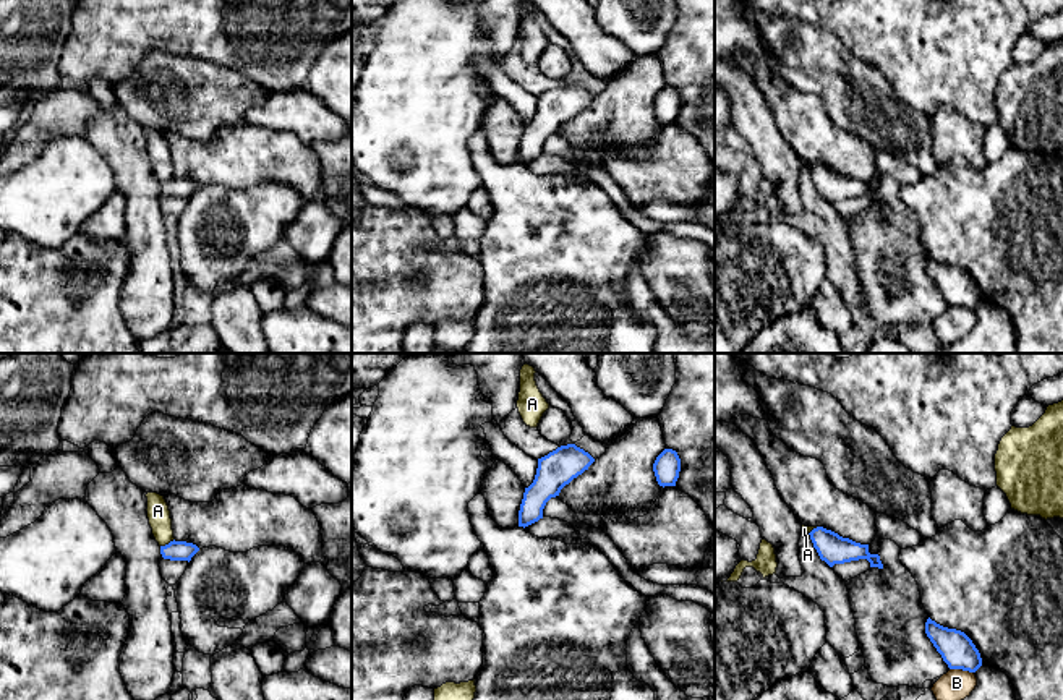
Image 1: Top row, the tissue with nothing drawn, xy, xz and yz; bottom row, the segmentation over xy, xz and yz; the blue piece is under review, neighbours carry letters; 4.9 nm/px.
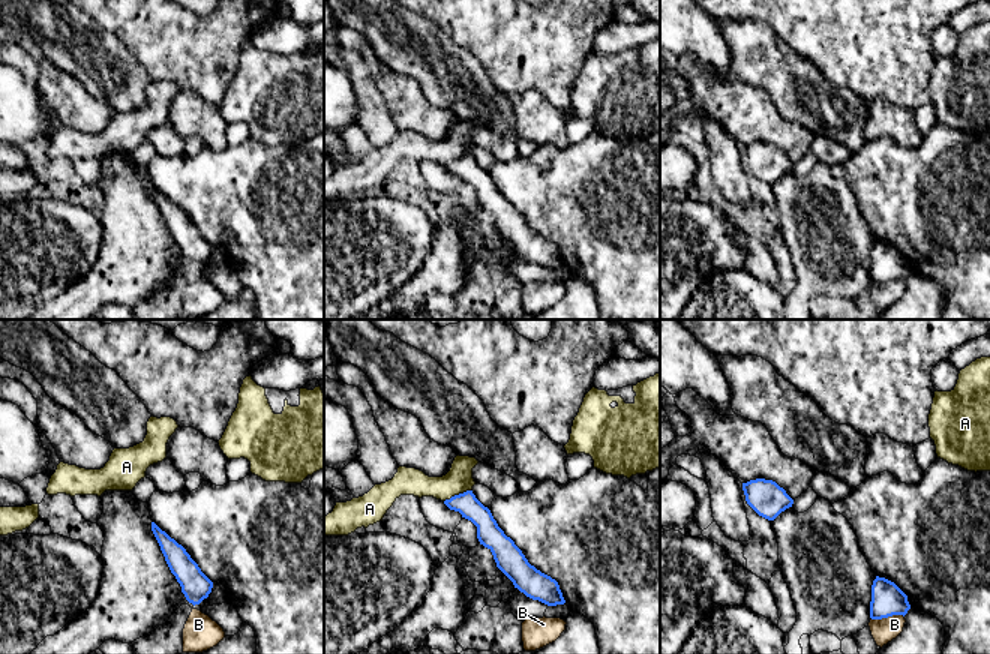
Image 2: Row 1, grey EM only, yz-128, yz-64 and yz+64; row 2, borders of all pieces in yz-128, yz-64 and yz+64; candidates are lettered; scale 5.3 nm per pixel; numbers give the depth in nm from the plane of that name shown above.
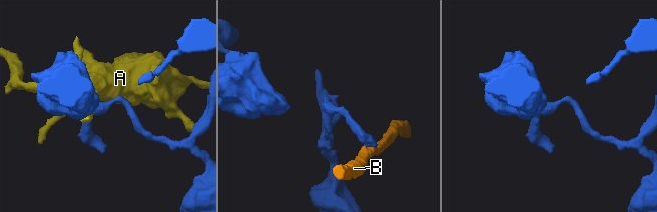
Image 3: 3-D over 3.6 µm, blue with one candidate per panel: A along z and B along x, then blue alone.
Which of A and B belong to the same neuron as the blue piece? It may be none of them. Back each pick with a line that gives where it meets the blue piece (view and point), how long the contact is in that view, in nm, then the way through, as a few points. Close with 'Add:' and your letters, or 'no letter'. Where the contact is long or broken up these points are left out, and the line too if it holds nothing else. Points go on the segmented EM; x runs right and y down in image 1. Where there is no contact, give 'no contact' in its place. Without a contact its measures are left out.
Add: no letter

